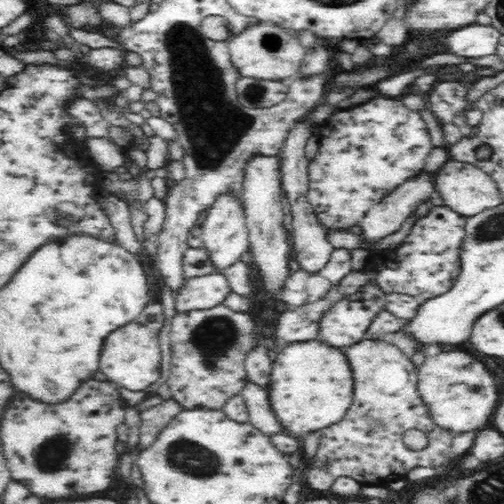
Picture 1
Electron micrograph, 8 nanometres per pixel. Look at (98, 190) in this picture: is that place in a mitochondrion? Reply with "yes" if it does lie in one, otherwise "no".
no

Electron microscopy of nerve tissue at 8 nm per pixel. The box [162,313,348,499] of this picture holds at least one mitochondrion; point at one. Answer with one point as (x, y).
(185, 455)

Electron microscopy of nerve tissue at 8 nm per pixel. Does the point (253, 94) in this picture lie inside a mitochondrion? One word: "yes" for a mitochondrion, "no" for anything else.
yes

